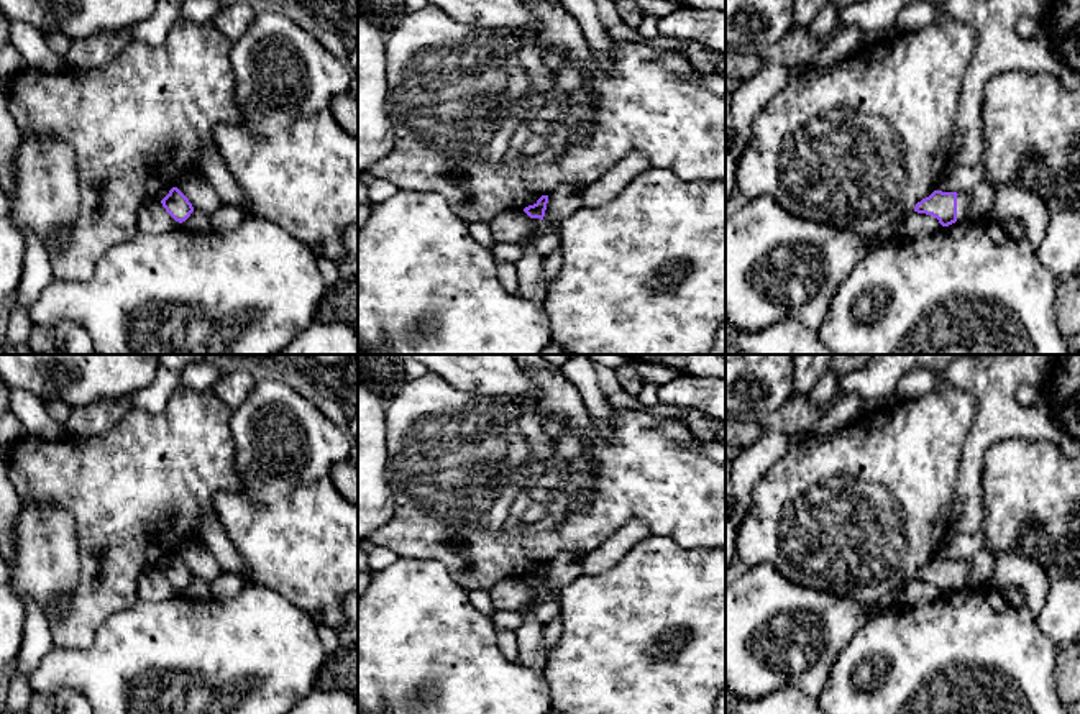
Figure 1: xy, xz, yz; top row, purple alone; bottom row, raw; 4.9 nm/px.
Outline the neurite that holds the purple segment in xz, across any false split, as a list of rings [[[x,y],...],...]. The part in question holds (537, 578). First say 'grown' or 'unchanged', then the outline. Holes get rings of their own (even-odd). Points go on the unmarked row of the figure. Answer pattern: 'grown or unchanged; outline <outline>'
grown; outline [[[542,563],[533,573],[524,576],[524,579],[532,586],[532,594],[530,601],[524,607],[525,619],[515,630],[515,638],[519,642],[519,657],[515,663],[538,671],[543,671],[547,665],[547,655],[543,652],[543,624],[530,612],[545,601],[543,584],[547,571],[548,563]]]

